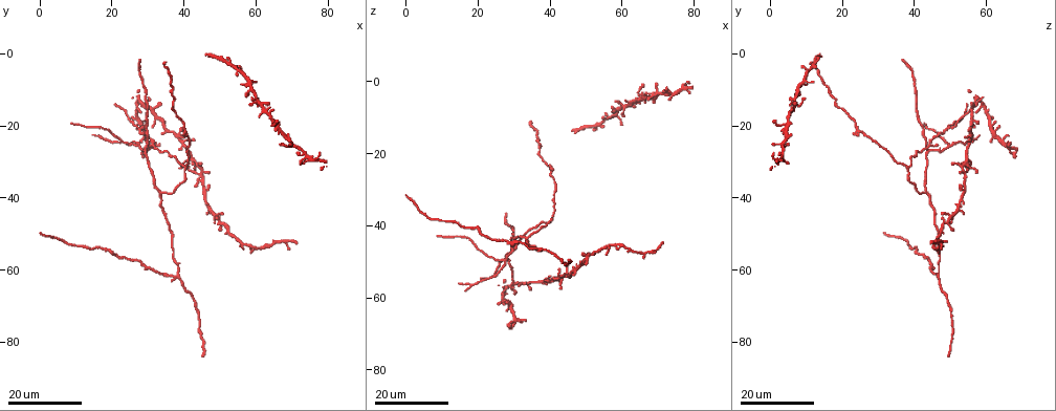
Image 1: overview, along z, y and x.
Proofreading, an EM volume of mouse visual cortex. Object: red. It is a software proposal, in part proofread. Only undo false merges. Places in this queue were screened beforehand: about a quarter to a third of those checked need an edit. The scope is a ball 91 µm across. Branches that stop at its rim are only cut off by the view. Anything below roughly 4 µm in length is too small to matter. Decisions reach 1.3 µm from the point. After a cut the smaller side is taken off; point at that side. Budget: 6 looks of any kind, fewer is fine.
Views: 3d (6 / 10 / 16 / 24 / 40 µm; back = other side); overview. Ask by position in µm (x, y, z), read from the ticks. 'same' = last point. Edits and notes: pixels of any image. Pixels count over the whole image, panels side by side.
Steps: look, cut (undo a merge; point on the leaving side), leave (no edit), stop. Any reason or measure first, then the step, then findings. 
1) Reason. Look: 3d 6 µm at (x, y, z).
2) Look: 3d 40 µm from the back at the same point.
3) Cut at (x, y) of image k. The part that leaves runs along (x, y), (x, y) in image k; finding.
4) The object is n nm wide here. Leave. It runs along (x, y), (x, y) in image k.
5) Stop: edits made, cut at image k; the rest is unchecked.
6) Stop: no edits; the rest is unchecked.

Small branch off a trunk. Look: 3d 16 µm at (28.0, 21.0, 49.0).

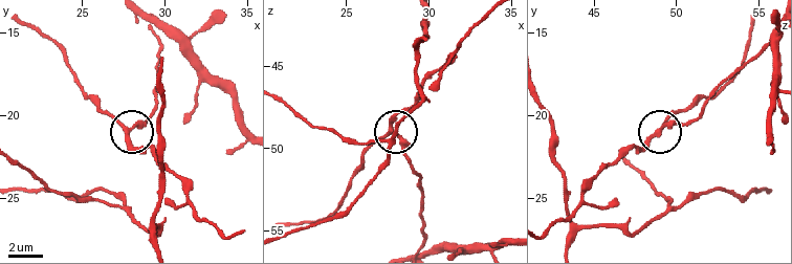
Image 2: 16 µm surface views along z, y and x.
Look: 3d 6 µm at (27.6, 20.7, 49.0).

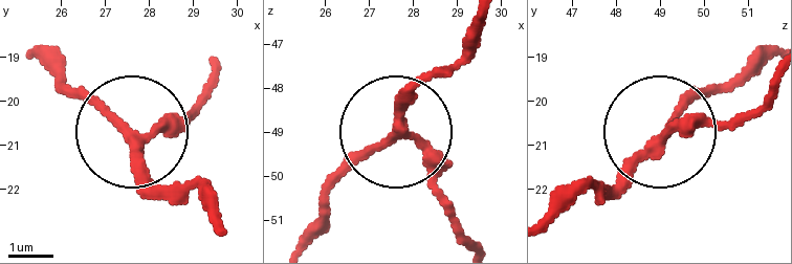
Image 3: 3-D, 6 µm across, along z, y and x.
Look: 3d 6 µm from the back at (27.65, 20.80, 49.05).

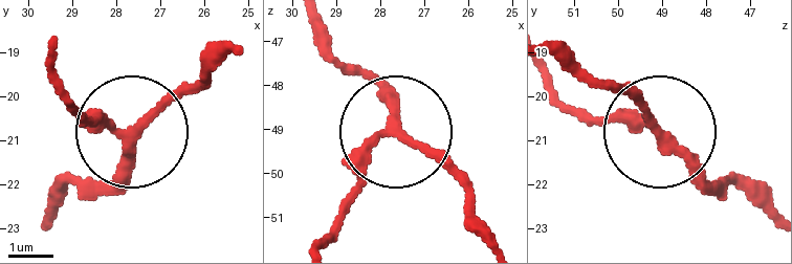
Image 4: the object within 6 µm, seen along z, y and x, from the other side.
The side arm is 13 µm long. Leave. It runs along (313, 23), (470, 200) in image 4; all the same neuron.

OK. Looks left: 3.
Arms part here. Look: 3d 16 µm at (27.0, 25.0, 50.5).

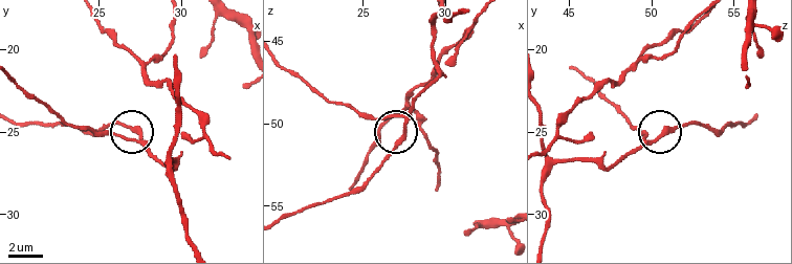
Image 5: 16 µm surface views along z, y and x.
Zoom in. Look: 3d 6 µm at (27.6, 25.5, 49.7).

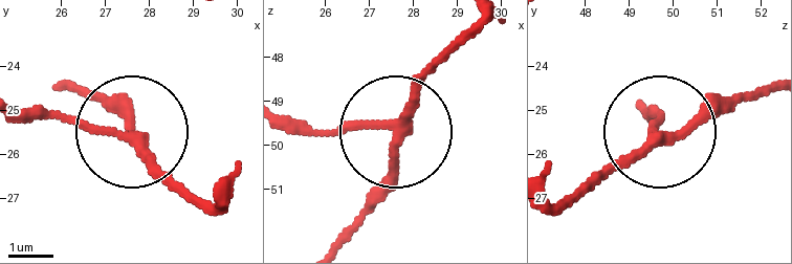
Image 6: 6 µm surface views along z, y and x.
The side arm is 18 µm long; 3 arms meet here. Leave. Continuous, no second neuron.

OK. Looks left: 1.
Stop: no edits; the rest is unchecked.

